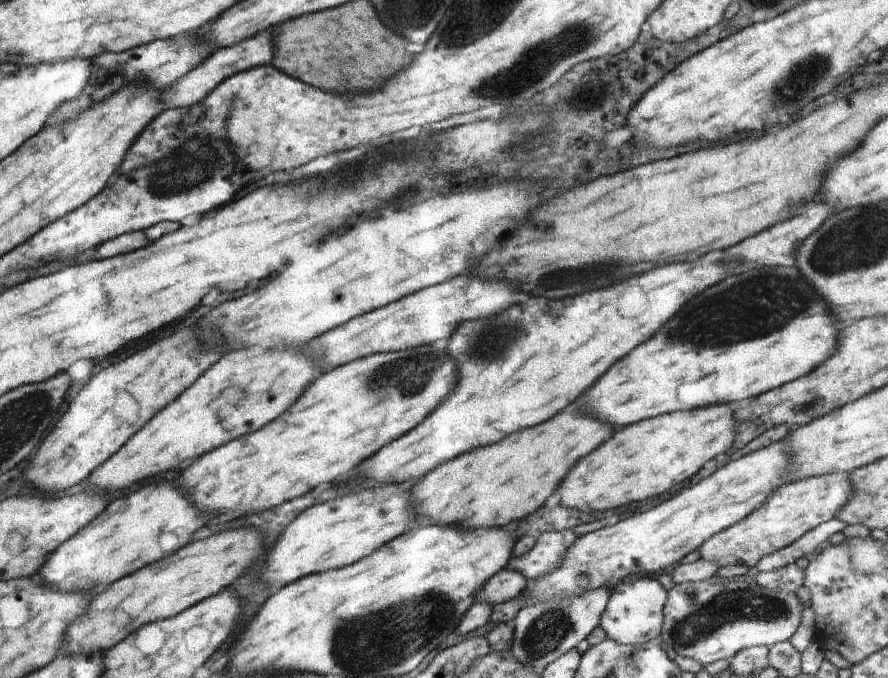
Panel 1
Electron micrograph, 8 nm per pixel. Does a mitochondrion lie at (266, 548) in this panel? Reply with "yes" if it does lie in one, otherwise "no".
no

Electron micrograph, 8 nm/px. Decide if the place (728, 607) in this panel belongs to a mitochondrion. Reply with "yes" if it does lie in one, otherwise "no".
yes

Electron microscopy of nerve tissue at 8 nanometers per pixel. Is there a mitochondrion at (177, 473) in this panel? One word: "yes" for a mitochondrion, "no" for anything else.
no

